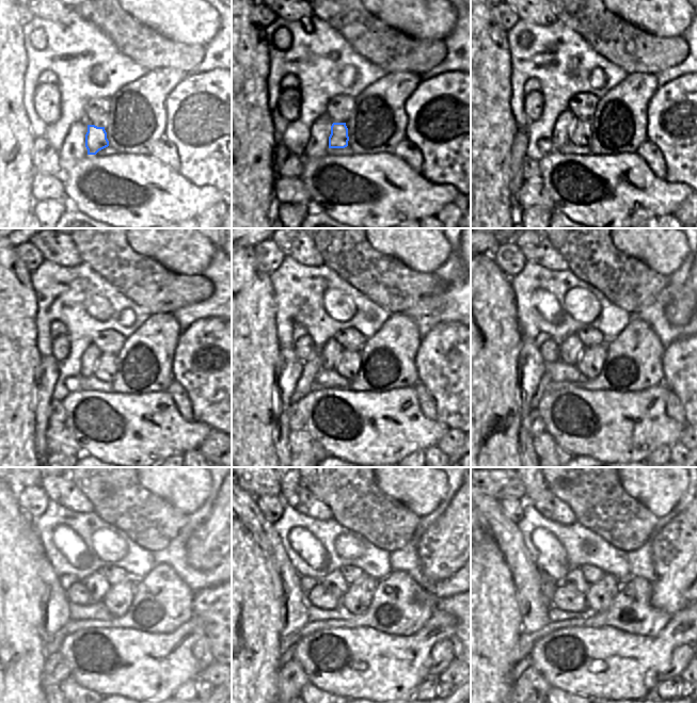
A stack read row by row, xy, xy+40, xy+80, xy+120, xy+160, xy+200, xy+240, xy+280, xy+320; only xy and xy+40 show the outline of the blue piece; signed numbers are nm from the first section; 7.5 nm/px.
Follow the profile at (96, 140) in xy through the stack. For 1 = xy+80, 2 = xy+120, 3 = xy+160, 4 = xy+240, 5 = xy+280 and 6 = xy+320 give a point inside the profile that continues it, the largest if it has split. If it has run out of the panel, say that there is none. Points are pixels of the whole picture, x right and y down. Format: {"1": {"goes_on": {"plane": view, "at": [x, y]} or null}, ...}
{"1": {"goes_on": {"plane": "xy+80", "at": [581, 133]}}, "2": {"goes_on": {"plane": "xy+120", "at": [107, 366]}}, "3": {"goes_on": {"plane": "xy+160", "at": [349, 364]}}, "4": {"goes_on": {"plane": "xy+240", "at": [117, 600]}}, "5": {"goes_on": {"plane": "xy+280", "at": [357, 600]}}, "6": {"goes_on": {"plane": "xy+320", "at": [599, 596]}}}

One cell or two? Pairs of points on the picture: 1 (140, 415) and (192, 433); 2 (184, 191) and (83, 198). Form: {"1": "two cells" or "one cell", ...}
{"1": "one cell", "2": "one cell"}

